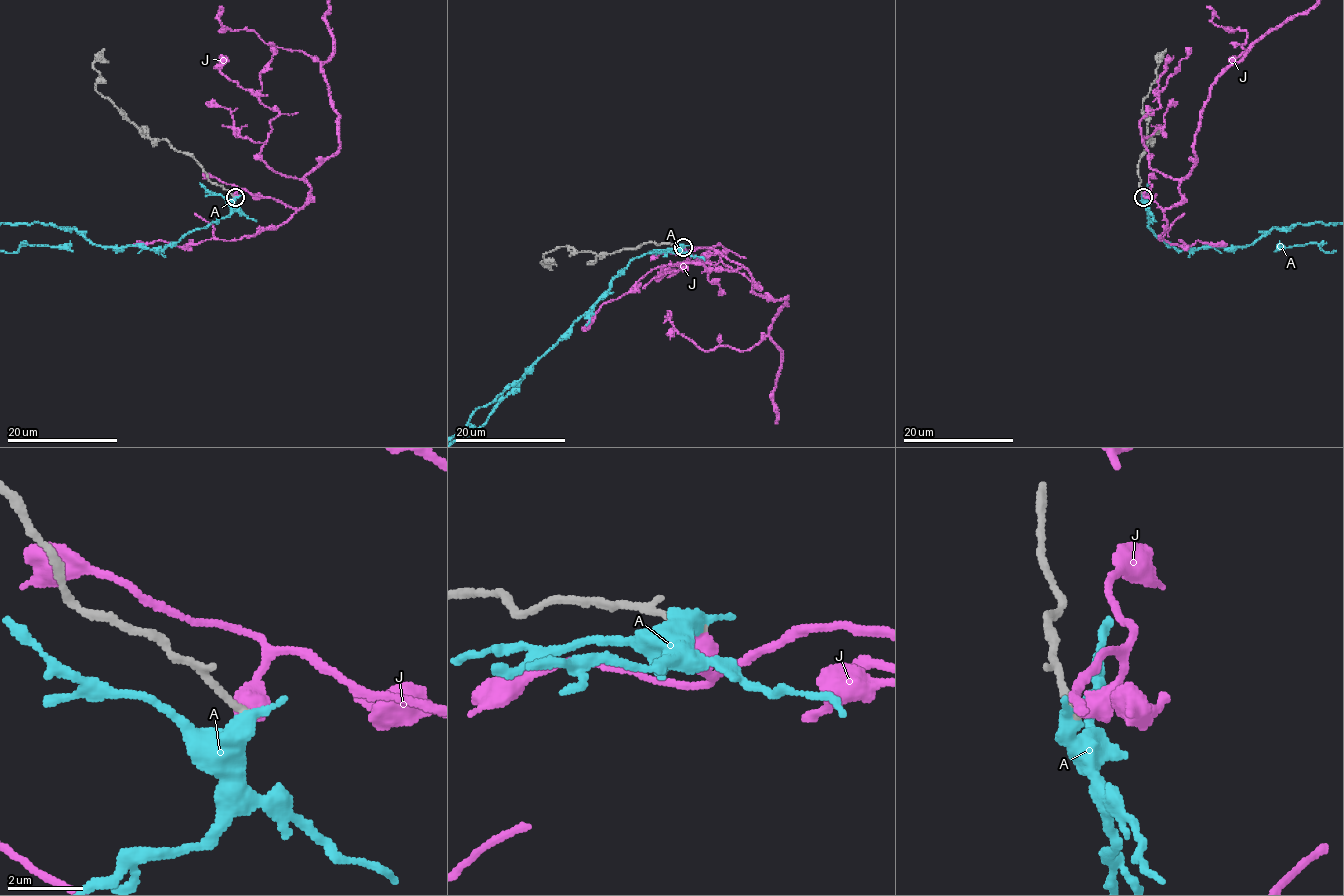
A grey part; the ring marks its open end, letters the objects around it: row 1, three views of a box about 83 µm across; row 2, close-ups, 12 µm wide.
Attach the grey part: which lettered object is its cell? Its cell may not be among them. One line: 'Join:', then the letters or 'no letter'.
Join: J

